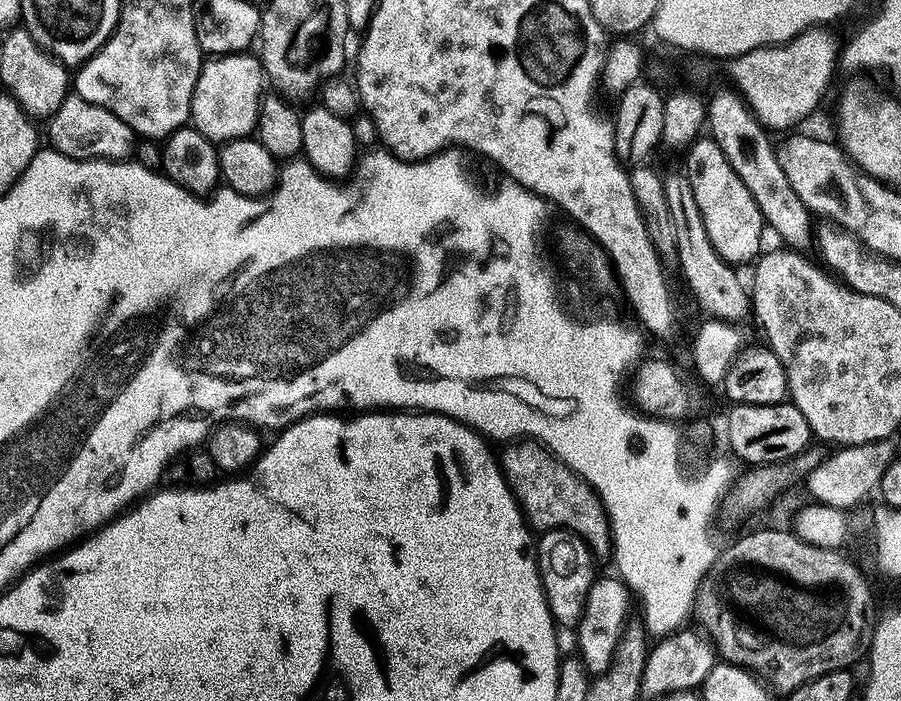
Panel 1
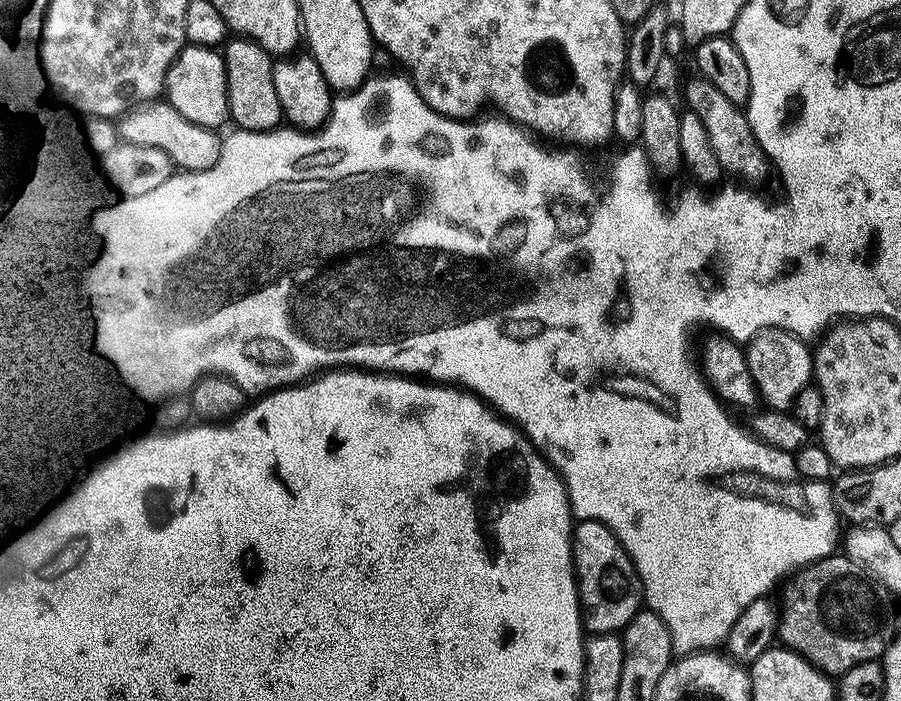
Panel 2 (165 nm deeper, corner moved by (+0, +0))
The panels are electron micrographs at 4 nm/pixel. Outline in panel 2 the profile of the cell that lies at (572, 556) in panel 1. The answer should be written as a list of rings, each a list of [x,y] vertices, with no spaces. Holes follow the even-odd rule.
[[[581,521],[573,531],[576,564],[585,629],[595,636],[615,635],[627,628],[644,606],[644,589],[633,560],[620,539],[604,523]]]

